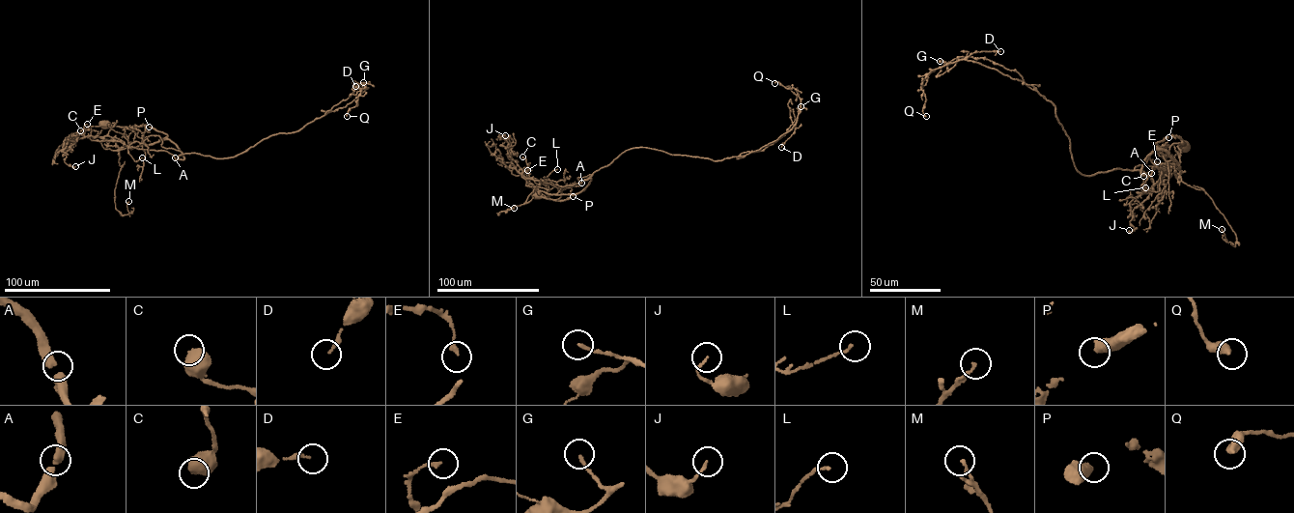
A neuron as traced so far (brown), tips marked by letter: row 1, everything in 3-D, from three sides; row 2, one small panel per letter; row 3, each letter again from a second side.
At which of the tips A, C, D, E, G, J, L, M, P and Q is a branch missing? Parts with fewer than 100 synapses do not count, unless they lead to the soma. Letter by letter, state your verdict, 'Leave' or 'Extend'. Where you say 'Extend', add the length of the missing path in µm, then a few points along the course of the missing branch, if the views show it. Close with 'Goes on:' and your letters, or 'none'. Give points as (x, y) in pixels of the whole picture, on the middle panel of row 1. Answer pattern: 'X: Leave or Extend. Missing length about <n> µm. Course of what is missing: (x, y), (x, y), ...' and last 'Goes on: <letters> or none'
A: Leave
C: Leave
D: Leave
E: Leave
G: Leave
J: Leave
L: Leave
M: Leave
P: Leave
Q: Leave
Goes on: none

